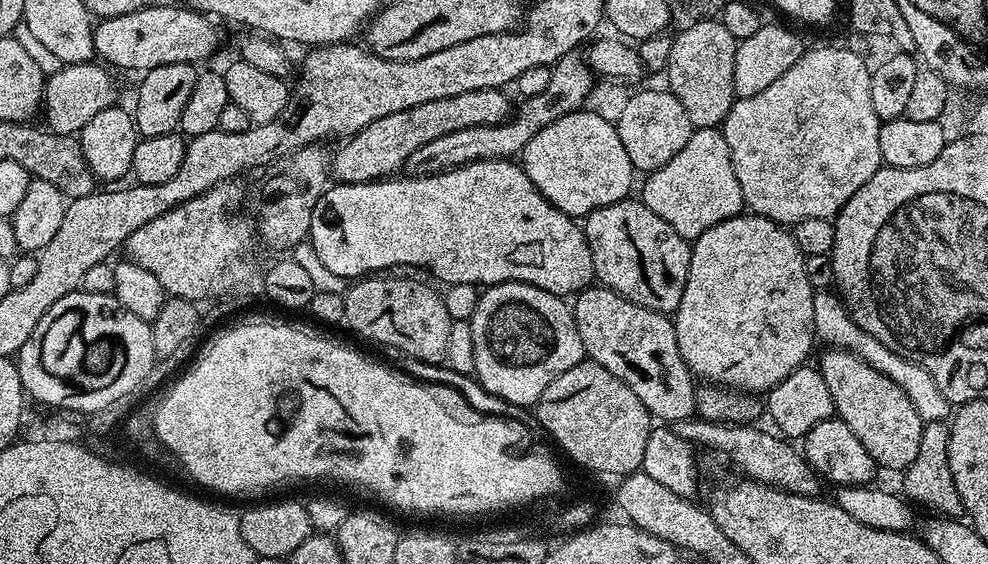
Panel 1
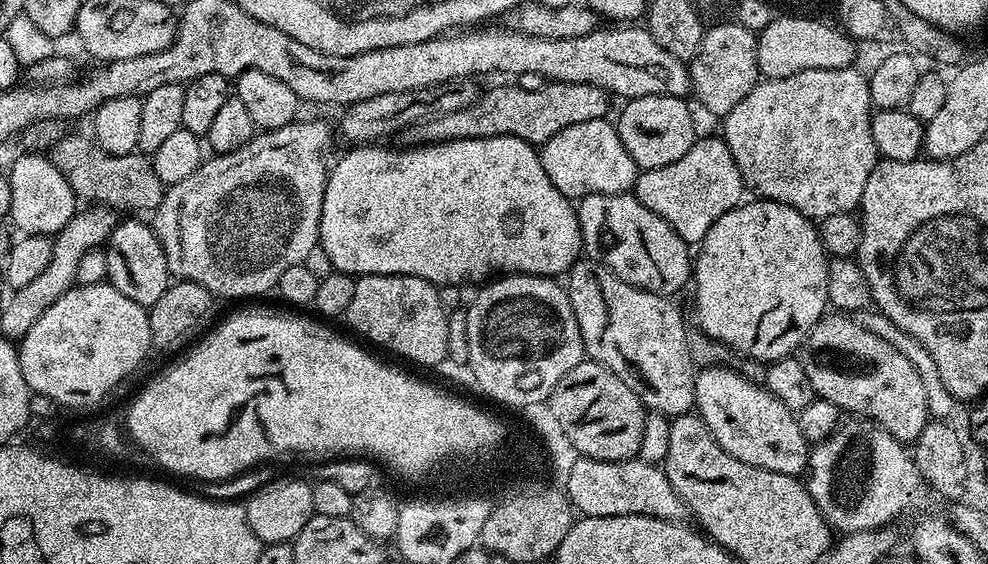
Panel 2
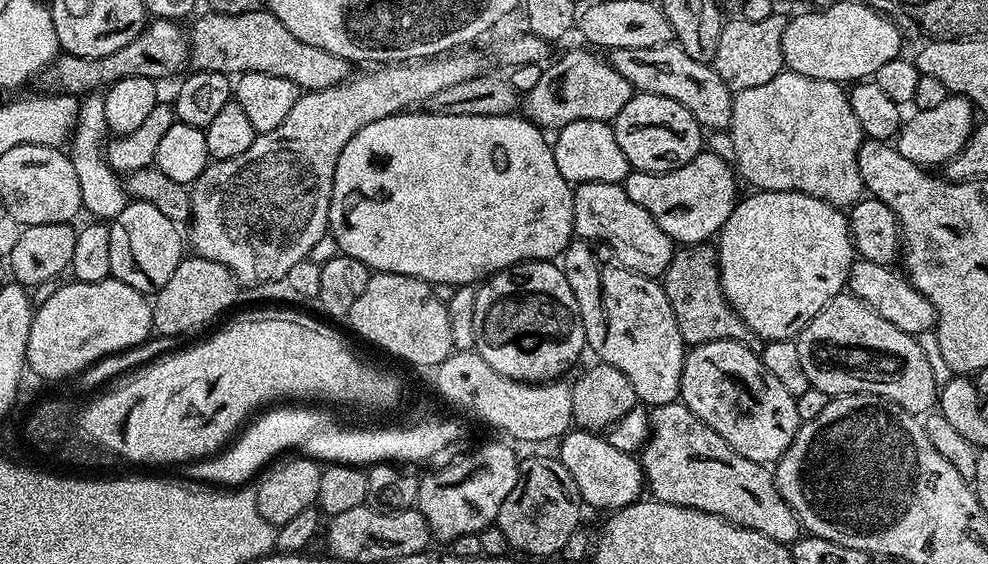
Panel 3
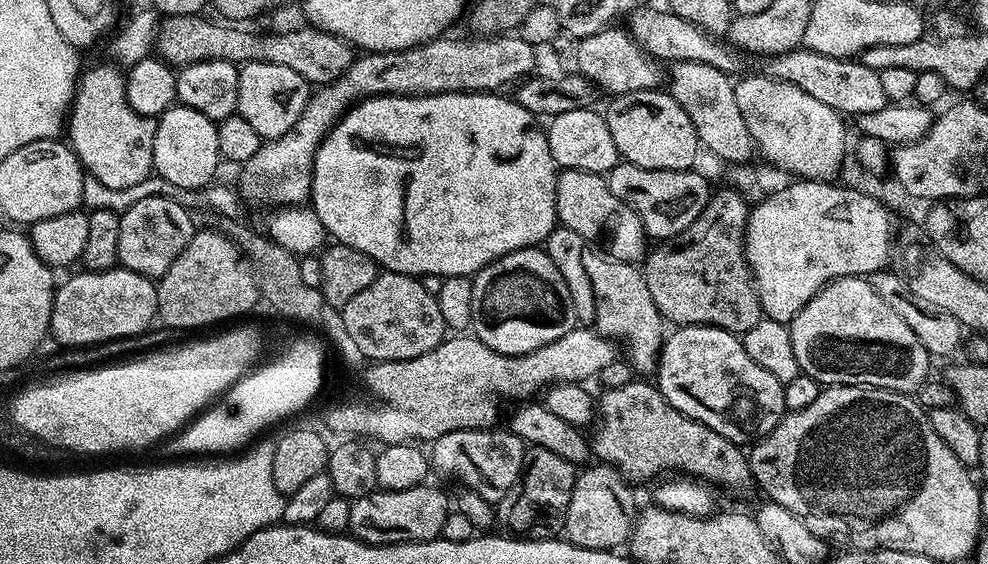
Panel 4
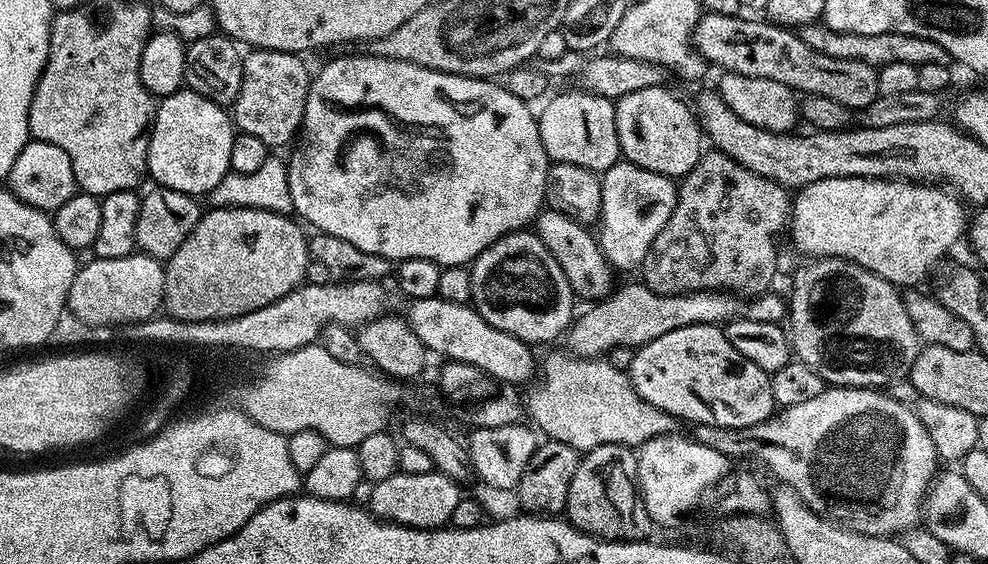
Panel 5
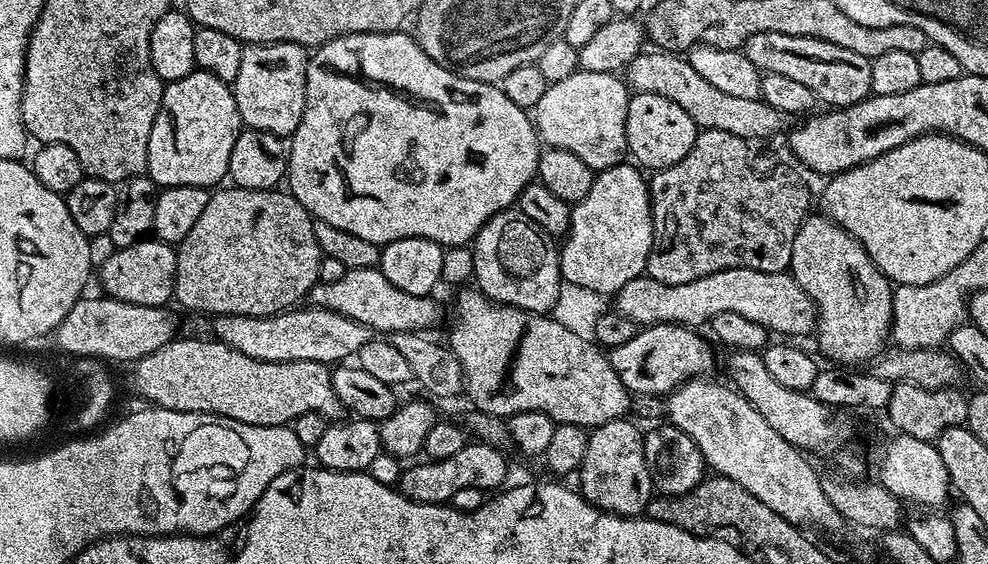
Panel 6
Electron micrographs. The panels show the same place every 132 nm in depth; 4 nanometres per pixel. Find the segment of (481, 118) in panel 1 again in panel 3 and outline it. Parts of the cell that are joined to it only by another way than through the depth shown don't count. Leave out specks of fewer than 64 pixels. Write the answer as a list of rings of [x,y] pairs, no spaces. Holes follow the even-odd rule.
[[[579,47],[566,53],[561,60],[547,65],[542,78],[538,78],[538,86],[534,86],[534,90],[523,97],[523,115],[541,130],[559,130],[570,122],[579,120],[611,122],[634,95],[632,84],[626,82],[626,78],[622,78],[618,70],[614,70],[611,62],[600,57],[603,55],[587,47]]]

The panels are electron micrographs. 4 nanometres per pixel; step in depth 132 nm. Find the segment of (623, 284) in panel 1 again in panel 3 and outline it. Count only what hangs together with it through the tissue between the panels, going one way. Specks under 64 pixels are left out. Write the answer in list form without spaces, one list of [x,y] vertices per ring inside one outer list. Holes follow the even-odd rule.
[[[606,182],[577,184],[572,193],[572,209],[574,210],[572,231],[579,239],[589,242],[601,240],[602,243],[608,244],[609,250],[616,255],[615,263],[621,268],[629,268],[631,272],[637,272],[643,276],[663,277],[664,271],[670,266],[674,241],[668,237],[666,230],[662,230],[662,226],[658,226],[658,222],[654,222],[654,218],[650,218],[650,214],[646,214],[646,210],[642,210],[642,206],[638,206],[638,202],[631,200],[623,184]]]

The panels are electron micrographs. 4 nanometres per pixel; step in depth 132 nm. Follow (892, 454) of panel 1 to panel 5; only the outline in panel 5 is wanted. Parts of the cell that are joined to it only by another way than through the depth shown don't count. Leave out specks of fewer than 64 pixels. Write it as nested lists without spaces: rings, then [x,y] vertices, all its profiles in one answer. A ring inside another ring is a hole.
[[[825,256],[823,258],[812,258],[804,264],[792,276],[792,300],[786,304],[786,328],[790,333],[790,343],[795,359],[806,362],[814,374],[822,374],[825,385],[843,386],[846,388],[874,388],[883,389],[885,386],[893,384],[896,380],[902,380],[907,377],[908,371],[912,368],[914,358],[920,353],[922,341],[917,336],[914,326],[910,322],[910,314],[906,314],[904,297],[898,291],[897,285],[886,282],[878,274],[868,272],[862,266],[858,266],[849,260],[840,260],[836,256]]]

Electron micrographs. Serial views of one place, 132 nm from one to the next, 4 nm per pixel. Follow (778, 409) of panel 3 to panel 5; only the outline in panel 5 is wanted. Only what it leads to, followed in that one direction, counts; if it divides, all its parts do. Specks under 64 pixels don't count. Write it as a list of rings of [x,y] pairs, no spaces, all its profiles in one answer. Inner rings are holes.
[[[714,324],[682,326],[682,330],[670,330],[654,342],[646,342],[635,349],[628,367],[628,377],[632,379],[634,390],[650,406],[669,412],[677,421],[689,420],[689,425],[711,424],[718,428],[749,428],[761,424],[777,411],[772,393],[772,378],[762,371],[750,358],[742,358],[726,338],[723,327]]]

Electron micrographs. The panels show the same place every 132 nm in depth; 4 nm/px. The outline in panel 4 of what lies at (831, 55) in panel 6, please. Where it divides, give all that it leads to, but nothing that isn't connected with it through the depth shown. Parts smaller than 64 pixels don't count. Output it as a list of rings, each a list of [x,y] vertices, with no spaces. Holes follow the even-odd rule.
[[[640,8],[626,23],[627,31],[633,40],[657,61],[663,62],[706,62],[706,66],[714,66],[714,70],[722,70],[735,74],[743,66],[745,57],[741,49],[733,48],[731,43],[706,34],[694,26],[694,22],[686,22],[686,18],[678,18],[670,10],[659,12],[656,8]],[[801,46],[793,52],[767,57],[766,64],[767,75],[773,80],[789,80],[791,84],[797,84],[802,90],[806,90],[806,94],[814,94],[818,102],[830,106],[848,118],[874,114],[889,103],[882,90],[880,73],[870,70],[870,66],[860,63],[856,58],[839,60],[826,54],[811,52],[810,49]]]

